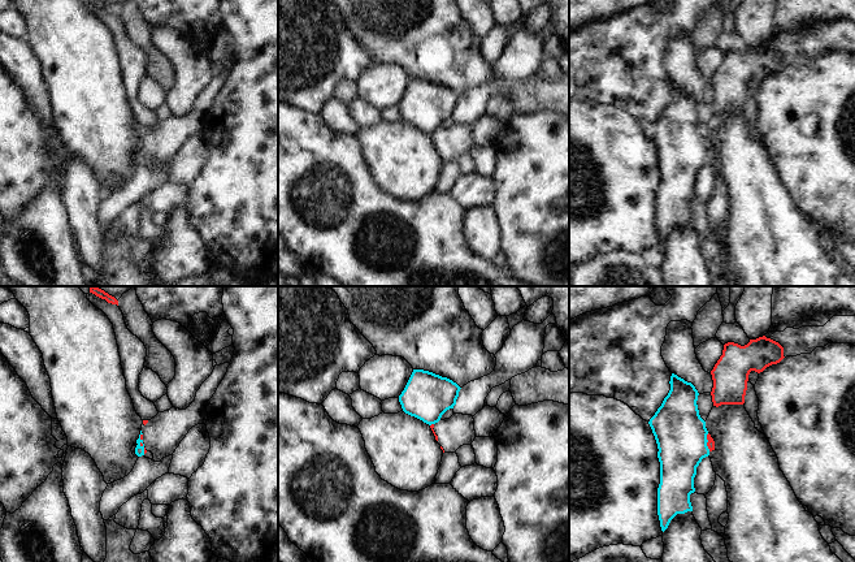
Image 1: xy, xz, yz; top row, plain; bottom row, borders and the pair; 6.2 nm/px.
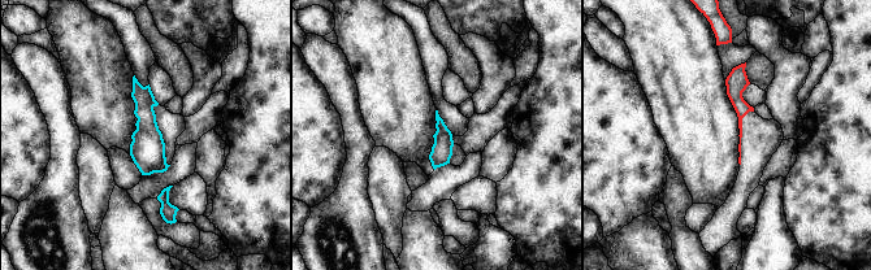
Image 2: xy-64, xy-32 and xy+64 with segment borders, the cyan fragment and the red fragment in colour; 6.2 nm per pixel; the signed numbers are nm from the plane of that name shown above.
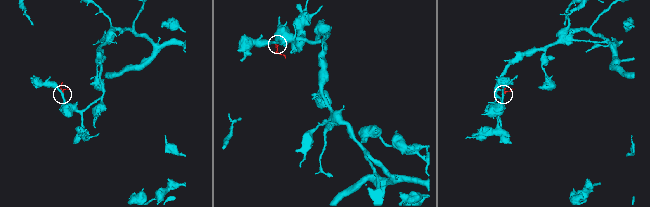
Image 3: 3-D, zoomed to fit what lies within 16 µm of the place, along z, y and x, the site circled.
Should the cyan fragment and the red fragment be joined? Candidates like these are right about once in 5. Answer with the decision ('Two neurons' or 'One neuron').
Two neurons.

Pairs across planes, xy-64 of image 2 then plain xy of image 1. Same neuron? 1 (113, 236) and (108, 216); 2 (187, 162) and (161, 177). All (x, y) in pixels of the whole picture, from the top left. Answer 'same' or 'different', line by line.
1: different
2: same

